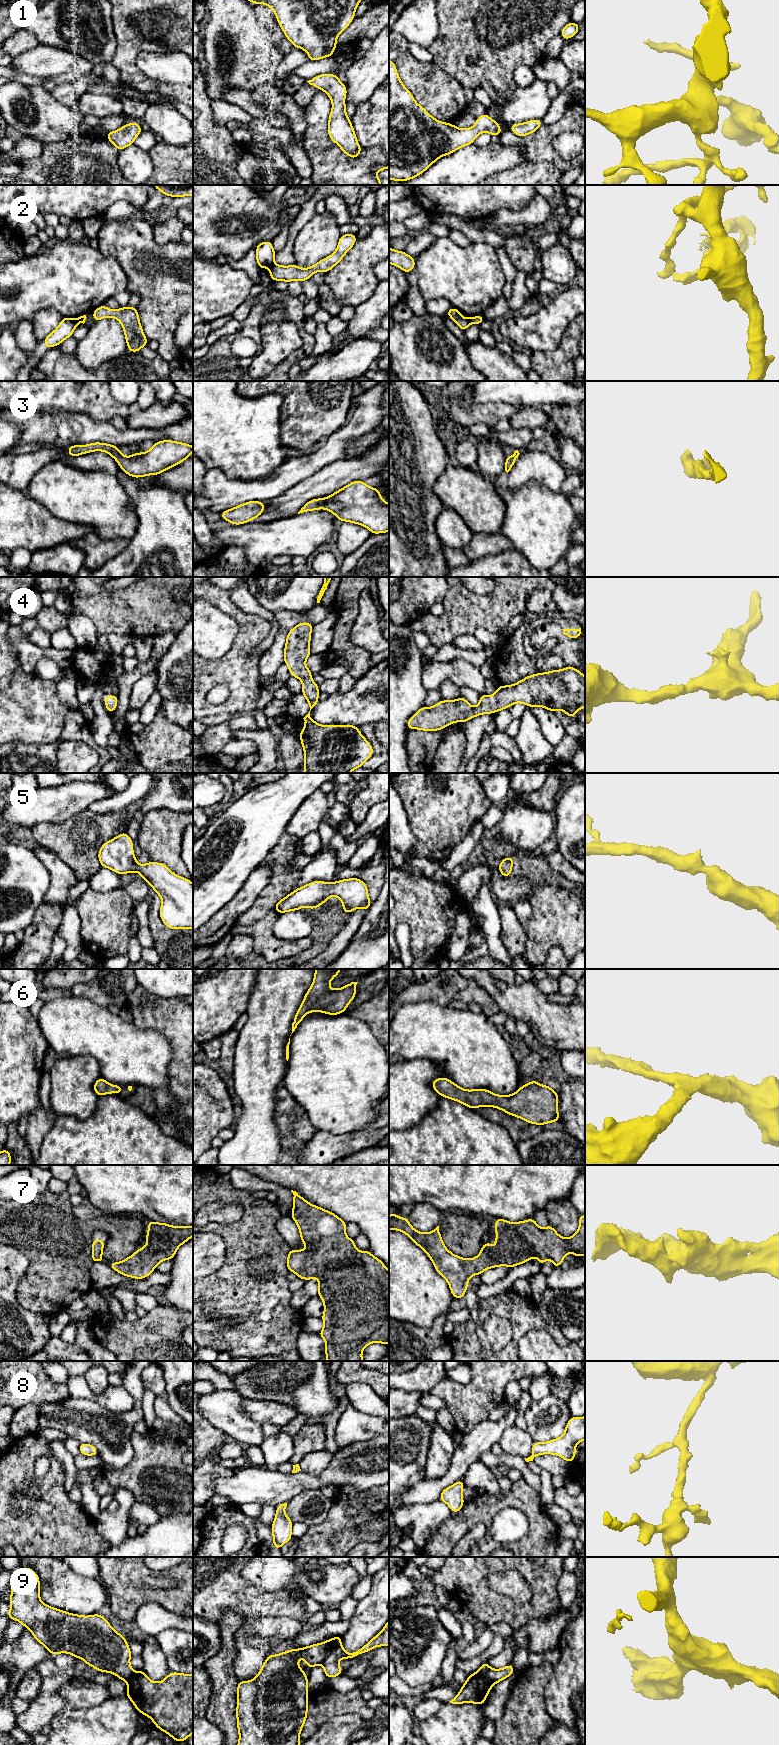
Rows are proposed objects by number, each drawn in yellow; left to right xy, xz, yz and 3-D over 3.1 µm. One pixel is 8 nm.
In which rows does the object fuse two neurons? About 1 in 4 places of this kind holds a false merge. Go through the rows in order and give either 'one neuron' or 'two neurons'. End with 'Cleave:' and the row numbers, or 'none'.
1: one neuron
2: two neurons
3: one neuron
4: one neuron
5: one neuron
6: one neuron
7: one neuron
8: one neuron
9: two neurons
Cleave: 2, 9

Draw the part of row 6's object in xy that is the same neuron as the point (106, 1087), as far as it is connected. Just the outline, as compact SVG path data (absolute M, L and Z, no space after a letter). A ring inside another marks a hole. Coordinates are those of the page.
M100 1077L97 1079L93 1086L94 1092L100 1097L109 1093L120 1094L122 1092L123 1086L111 1085L104 1078Z

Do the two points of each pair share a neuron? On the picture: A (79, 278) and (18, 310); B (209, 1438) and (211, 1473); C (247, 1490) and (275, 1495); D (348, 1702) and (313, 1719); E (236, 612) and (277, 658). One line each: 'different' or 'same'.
A: same
B: same
C: same
D: same
E: different

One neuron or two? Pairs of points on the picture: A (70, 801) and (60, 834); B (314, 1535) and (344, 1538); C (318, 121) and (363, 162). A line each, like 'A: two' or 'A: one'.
A: two
B: one
C: one

